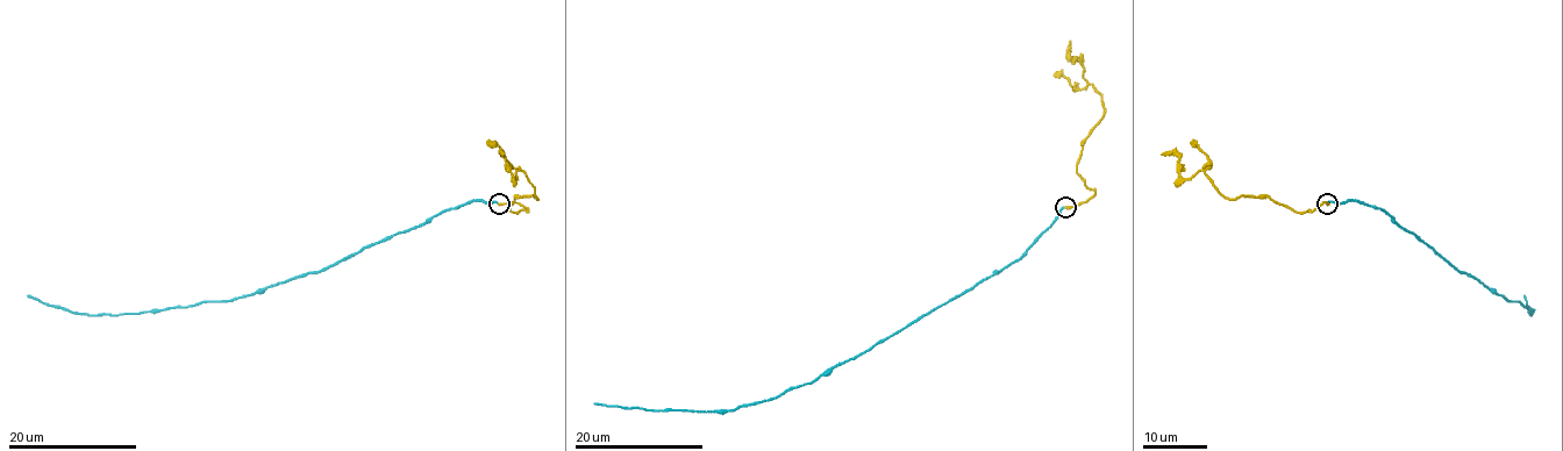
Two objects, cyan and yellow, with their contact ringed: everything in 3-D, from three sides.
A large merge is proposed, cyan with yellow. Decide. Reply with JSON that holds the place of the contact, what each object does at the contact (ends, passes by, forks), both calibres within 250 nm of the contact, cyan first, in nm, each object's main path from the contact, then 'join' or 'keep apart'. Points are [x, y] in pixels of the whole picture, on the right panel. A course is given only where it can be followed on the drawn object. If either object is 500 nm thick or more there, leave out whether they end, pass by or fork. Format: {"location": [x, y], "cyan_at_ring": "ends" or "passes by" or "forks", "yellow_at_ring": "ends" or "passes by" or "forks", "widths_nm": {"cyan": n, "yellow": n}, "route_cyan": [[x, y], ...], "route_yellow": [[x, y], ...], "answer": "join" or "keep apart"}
{"location": [1327, 203], "cyan_at_ring": "ends", "yellow_at_ring": "ends", "widths_nm": {"cyan": 190, "yellow": 240}, "route_cyan": [[1328, 203], [1360, 200], [1379, 208], [1454, 269], [1507, 300], [1517, 300], [1532, 315], [1524, 295]], "route_yellow": [[1328, 203], [1296, 212], [1268, 197], [1226, 199], [1201, 170], [1183, 178], [1178, 157], [1162, 155]], "answer": "join"}

